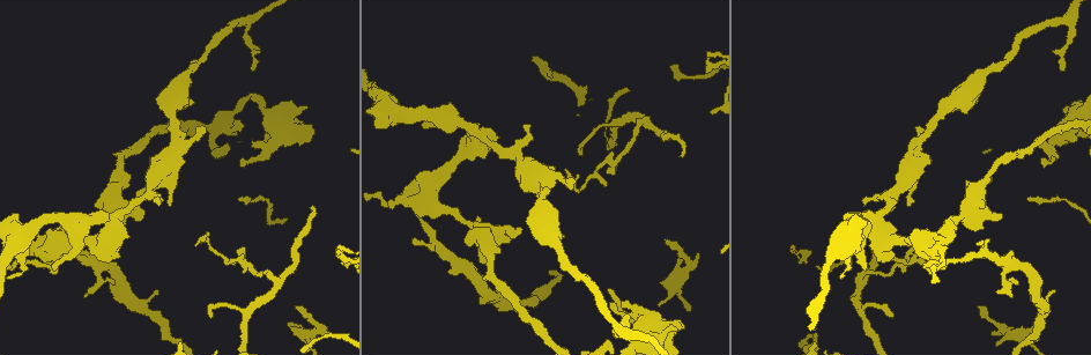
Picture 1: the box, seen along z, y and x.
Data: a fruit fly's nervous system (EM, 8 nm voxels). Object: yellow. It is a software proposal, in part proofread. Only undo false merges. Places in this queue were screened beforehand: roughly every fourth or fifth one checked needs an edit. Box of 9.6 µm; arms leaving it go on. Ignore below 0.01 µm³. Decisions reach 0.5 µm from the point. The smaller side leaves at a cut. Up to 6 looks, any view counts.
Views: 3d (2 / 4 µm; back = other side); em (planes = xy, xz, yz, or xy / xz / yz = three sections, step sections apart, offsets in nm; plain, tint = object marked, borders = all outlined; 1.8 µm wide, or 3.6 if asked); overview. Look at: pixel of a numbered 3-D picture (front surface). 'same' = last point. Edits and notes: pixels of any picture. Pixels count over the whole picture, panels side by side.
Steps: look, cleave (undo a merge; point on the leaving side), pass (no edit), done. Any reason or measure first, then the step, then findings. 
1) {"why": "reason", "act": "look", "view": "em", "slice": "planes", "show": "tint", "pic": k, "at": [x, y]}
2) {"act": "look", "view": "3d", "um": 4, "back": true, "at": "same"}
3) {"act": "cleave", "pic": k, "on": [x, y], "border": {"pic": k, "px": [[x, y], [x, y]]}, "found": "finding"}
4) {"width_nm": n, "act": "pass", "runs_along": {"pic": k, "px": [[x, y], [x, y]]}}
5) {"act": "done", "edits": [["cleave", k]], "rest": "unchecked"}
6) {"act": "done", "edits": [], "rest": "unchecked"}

{"why": "a fork", "act": "look", "view": "em", "slice": "planes", "show": "tint", "pic": 1, "at": [1061, 18]}

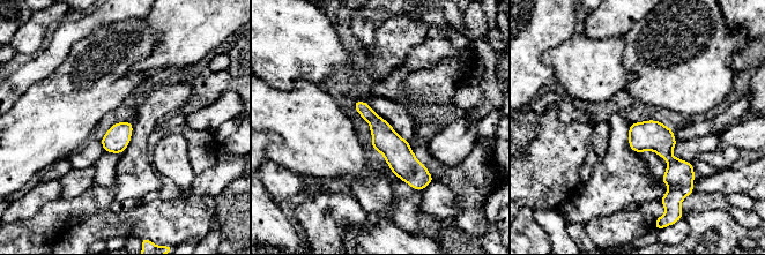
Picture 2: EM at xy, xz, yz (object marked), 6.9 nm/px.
{"act": "pass", "runs_along": {"pic": 2, "px": [[358, 103], [415, 174], [416, 185]]}, "found": "continuous, no second neuron"}

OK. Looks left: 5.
{"why": "four-way junction", "act": "look", "view": "em", "slice": "planes", "show": "plain", "pic": 1, "at": [648, 331]}

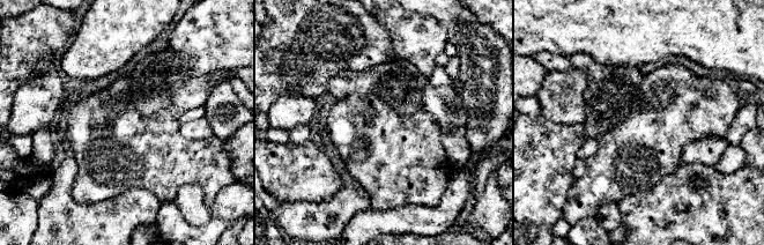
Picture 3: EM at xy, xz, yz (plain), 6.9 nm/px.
{"why": "with the object marked", "act": "look", "view": "em", "slice": "planes", "show": "tint", "at": "same"}

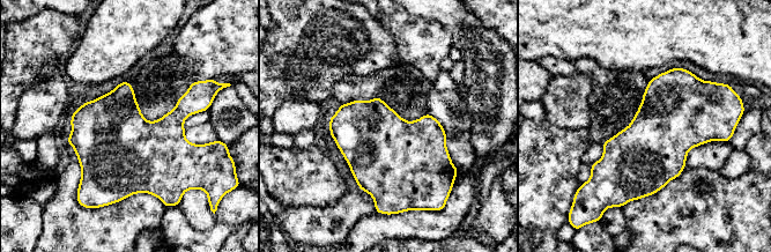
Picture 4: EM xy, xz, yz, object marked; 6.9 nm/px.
{"act": "pass", "found": "one neuron here"}

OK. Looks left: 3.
{"why": "sudden change in width", "act": "look", "view": "3d", "um": 4, "pic": 1, "at": [392, 205]}

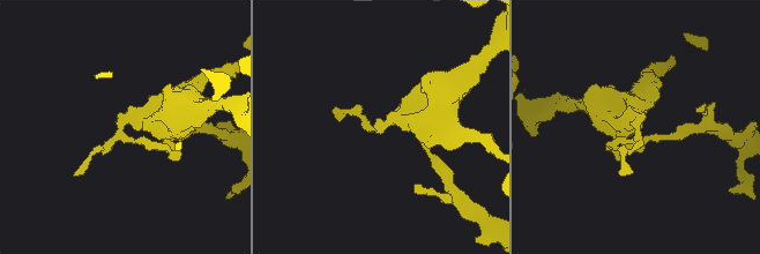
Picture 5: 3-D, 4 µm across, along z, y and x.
{"why": "need the tissue", "act": "look", "view": "em", "um": 3.6, "slice": "yz", "step": 8, "show": "tint", "pic": 5, "at": [379, 126]}

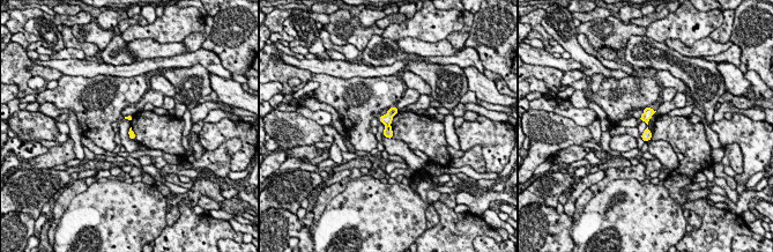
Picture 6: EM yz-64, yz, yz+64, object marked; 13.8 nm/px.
{"act": "cleave", "pic": 6, "on": [387, 133], "found": "a second neuron is stuck on"}

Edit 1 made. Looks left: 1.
{"act": "done", "edits": [["cleave", 6]], "rest": "unchecked"}

